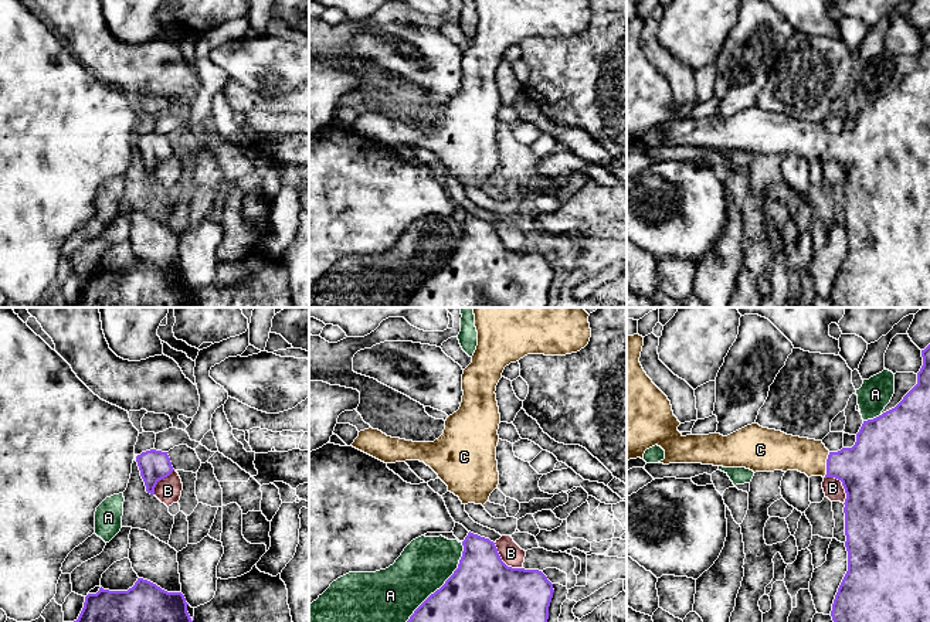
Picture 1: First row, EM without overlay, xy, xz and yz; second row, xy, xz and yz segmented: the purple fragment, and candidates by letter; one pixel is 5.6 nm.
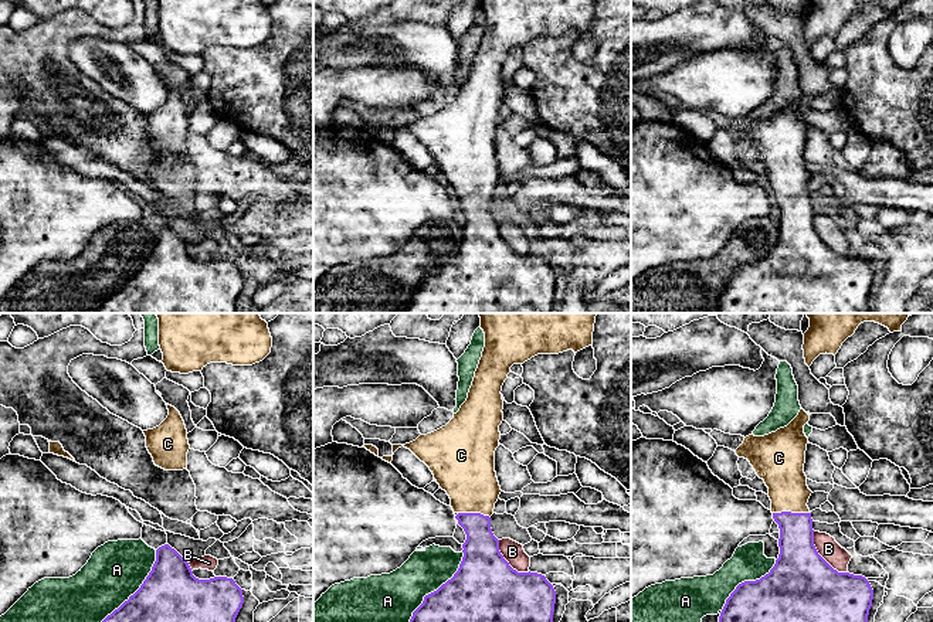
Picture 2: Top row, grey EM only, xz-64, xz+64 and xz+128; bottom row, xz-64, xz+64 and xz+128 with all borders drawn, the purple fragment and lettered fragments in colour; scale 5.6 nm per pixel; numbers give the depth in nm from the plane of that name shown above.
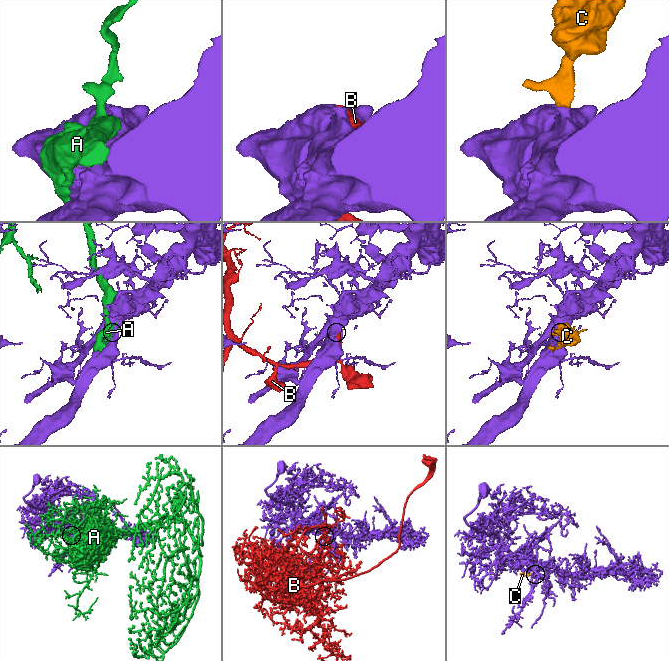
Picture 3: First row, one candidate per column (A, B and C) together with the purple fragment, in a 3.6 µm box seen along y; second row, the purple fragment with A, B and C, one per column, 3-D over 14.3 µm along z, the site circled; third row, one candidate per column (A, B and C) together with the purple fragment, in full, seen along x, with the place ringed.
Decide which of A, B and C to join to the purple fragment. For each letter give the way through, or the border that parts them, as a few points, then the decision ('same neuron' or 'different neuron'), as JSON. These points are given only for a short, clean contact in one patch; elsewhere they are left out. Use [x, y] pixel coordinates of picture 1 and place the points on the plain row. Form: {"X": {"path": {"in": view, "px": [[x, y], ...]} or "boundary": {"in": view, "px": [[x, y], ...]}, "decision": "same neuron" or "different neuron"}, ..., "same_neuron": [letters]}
{"A": {"decision": "different neuron"}, "B": {"decision": "different neuron"}, "C": {"decision": "same neuron"}, "same_neuron": ["C"]}

